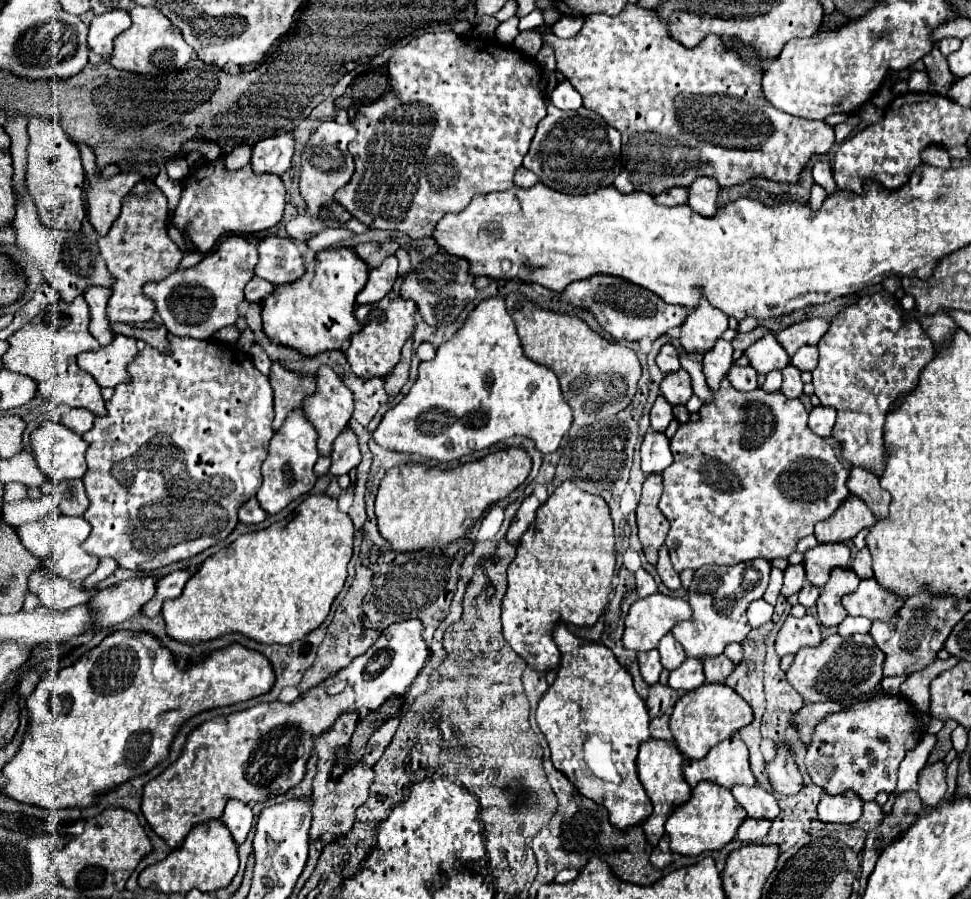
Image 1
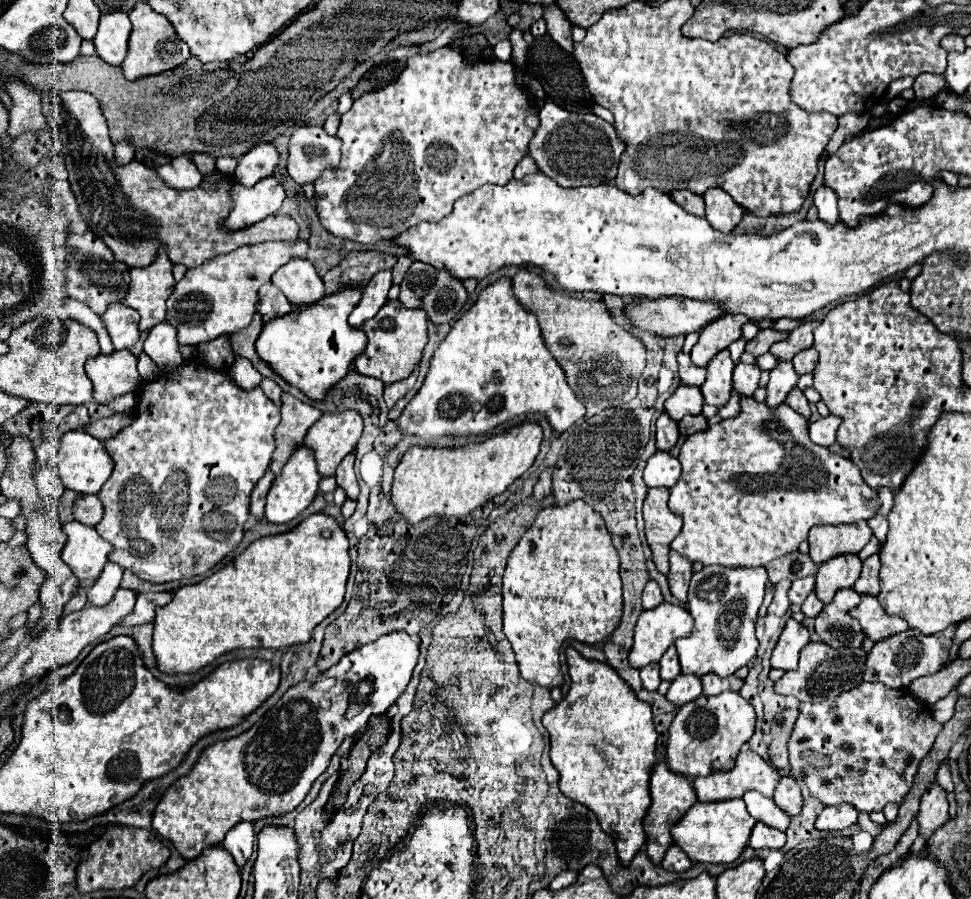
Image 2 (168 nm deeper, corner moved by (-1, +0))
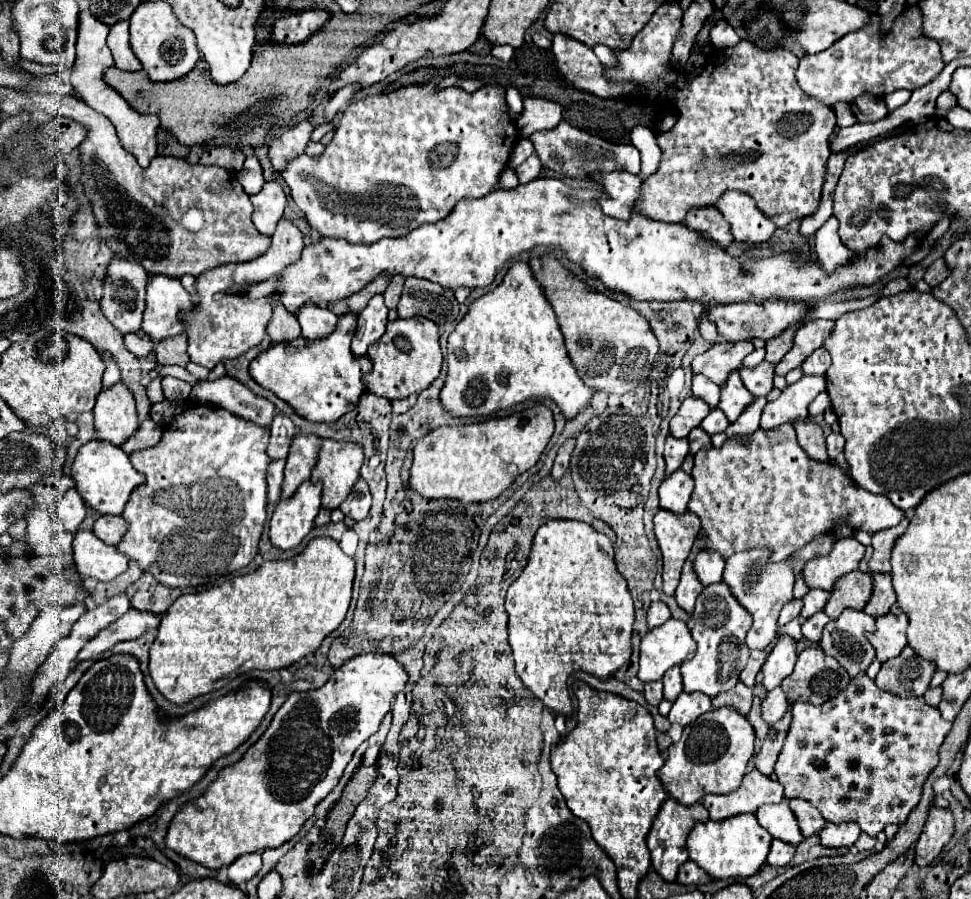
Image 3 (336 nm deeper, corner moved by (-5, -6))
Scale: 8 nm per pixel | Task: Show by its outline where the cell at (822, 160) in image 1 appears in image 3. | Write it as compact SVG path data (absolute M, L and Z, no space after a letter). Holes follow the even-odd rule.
M830 216L826 224L816 232L816 246L814 246L816 256L824 264L826 270L832 270L838 264L848 262L854 254L840 242L838 236L838 218Z

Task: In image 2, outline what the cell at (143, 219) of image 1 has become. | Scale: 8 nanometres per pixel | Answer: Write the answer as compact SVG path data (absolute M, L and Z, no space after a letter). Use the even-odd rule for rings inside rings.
M160 250L158 258L146 268L132 268L132 288L124 300L126 306L138 310L140 314L140 332L154 328L166 320L166 300L174 290L172 262L166 252Z

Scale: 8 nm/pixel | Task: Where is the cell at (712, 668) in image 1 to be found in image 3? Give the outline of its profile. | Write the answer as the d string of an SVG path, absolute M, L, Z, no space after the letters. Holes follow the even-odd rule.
M738 682L732 690L712 698L712 706L714 708L734 706L734 708L738 708L746 716L750 712L750 706L752 706L752 690L748 686L744 686L742 682Z

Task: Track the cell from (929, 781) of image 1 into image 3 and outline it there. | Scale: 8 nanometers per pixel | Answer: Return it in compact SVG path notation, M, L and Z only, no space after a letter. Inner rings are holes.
M932 806L928 820L922 828L922 834L916 842L916 864L918 866L930 864L950 842L952 836L954 836L954 816L950 808Z

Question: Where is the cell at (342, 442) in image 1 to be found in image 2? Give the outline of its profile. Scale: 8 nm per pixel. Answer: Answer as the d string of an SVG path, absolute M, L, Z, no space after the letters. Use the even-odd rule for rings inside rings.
M352 452L352 456L346 456L346 460L340 464L340 468L336 472L336 482L346 492L346 496L350 500L356 500L358 498L360 486L358 486L356 474L354 474L354 452Z

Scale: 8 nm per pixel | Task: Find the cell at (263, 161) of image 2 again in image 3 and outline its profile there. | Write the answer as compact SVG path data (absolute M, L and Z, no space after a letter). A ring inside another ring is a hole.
M248 154L246 156L246 162L244 162L244 168L236 174L238 182L244 186L244 190L248 194L256 194L262 186L264 186L264 176L262 176L262 166L258 162L258 158L254 154Z

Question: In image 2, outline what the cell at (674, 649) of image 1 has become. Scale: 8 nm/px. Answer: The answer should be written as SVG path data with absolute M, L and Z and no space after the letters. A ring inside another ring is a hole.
M668 648L668 652L664 652L662 660L660 660L660 678L672 682L676 676L680 674L680 664L678 664L678 656L676 656L676 648Z

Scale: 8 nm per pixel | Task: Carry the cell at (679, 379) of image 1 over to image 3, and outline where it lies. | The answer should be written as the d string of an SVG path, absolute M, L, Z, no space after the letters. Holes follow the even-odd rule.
M688 396L688 398L682 402L678 414L670 420L670 434L676 436L676 438L688 436L690 430L696 428L696 426L700 426L702 420L704 420L708 414L710 414L710 406L708 406L702 398L698 398L698 396Z

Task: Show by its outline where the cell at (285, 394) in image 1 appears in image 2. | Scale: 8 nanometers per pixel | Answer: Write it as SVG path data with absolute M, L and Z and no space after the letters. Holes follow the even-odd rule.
M282 394L282 422L276 428L276 450L270 462L270 470L280 476L284 464L296 448L304 442L308 428L322 416L314 406L302 404L290 394Z

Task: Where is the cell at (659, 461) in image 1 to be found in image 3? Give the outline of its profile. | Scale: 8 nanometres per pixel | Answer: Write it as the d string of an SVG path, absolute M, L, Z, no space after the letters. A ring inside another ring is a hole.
M676 470L676 474L668 474L658 488L660 506L676 514L686 512L692 488L694 488L692 476L686 474L684 470Z

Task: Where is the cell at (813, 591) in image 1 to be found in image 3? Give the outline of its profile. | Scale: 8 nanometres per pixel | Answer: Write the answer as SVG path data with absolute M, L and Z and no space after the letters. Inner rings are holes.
M820 610L820 614L814 614L812 618L804 620L802 622L802 632L808 640L812 642L820 642L820 634L822 634L822 628L830 622L830 618Z

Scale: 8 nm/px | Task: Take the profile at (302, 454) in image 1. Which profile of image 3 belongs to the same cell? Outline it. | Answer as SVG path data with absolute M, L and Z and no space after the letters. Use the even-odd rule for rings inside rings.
M304 480L296 494L280 500L270 520L270 542L282 550L294 548L314 526L320 510L320 482Z

